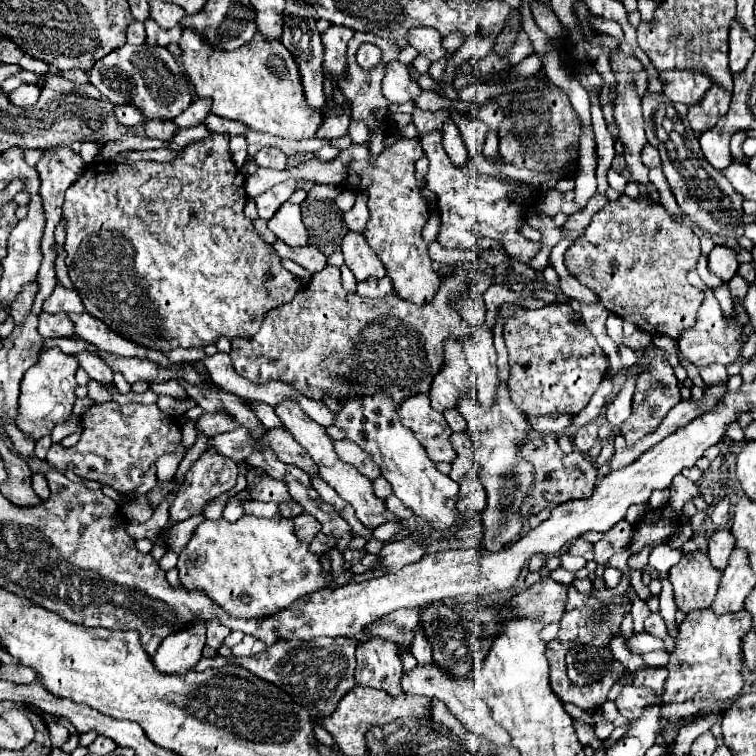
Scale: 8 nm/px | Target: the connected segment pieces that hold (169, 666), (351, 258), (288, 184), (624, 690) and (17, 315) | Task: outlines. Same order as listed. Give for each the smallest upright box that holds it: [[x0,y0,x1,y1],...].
[[153,623,205,673],[343,231,385,281],[255,179,297,219],[615,683,657,721],[9,281,39,327]]

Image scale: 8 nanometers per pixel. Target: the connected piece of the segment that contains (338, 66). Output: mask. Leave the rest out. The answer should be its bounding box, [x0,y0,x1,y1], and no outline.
[323,25,355,103]

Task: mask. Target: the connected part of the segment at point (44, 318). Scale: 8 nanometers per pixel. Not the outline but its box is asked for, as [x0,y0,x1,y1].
[39,313,75,339]

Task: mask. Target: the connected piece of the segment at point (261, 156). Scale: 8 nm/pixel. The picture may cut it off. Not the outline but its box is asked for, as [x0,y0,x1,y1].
[255,147,287,169]

